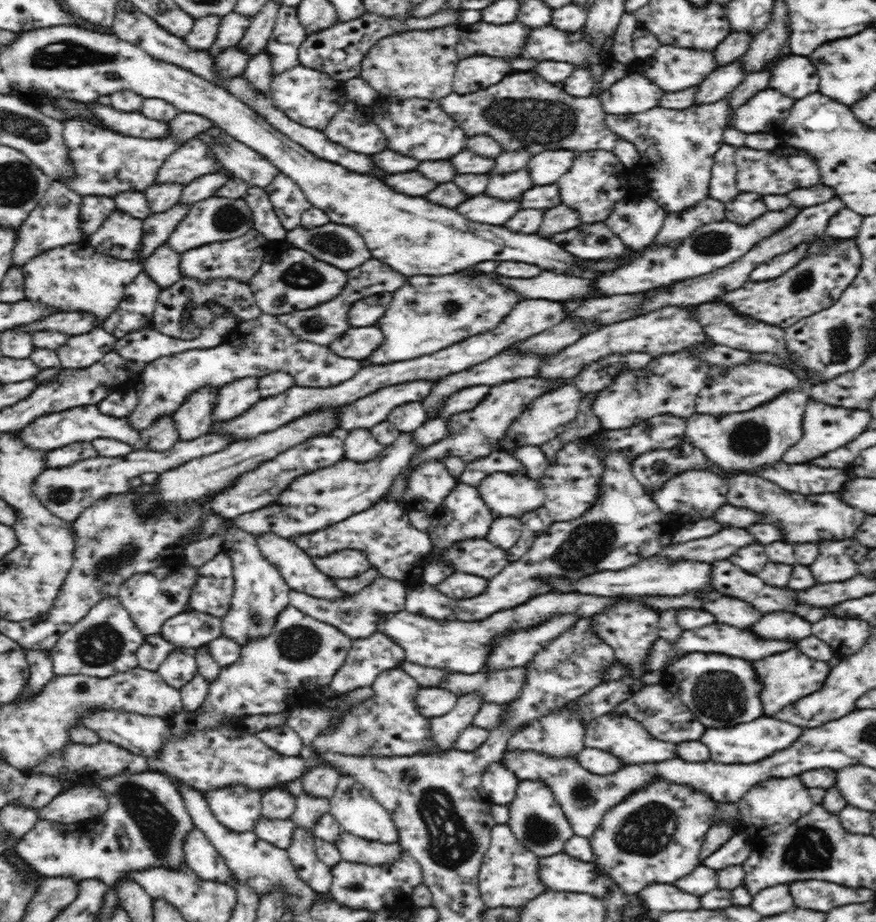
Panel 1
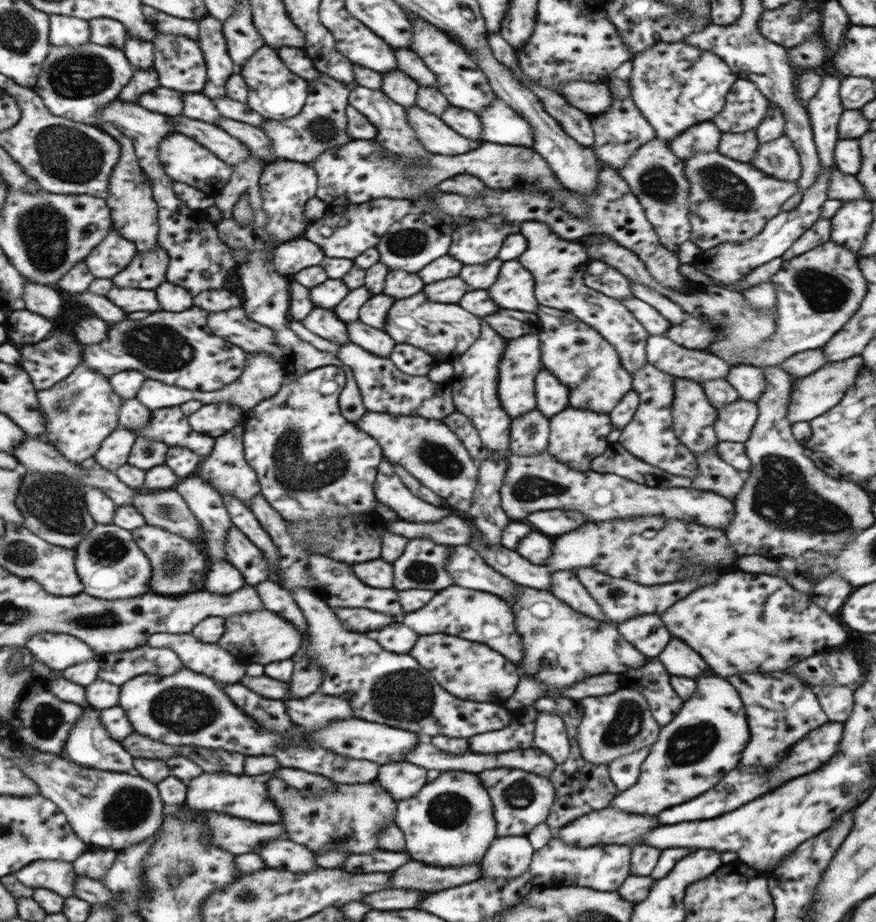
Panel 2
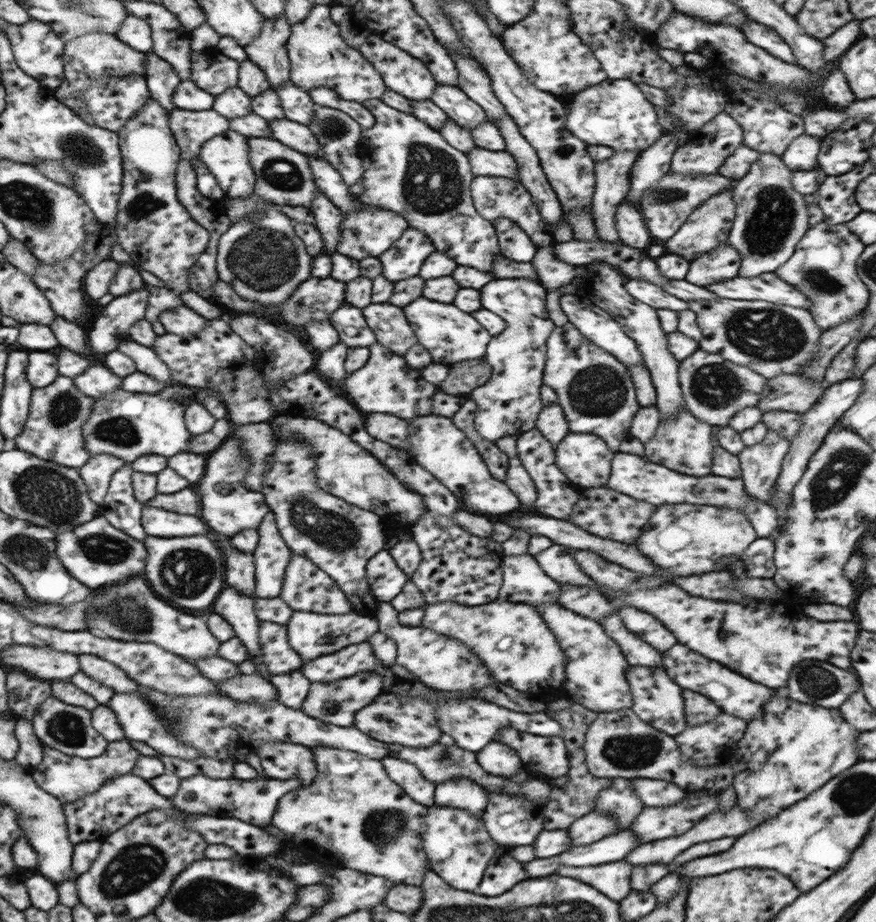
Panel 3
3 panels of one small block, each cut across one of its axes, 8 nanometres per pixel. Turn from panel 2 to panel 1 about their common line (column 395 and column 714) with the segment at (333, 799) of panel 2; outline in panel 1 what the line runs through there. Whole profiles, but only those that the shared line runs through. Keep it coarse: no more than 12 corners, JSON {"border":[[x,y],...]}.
{"border":[[656,779],[604,814],[594,860],[624,892],[700,866],[716,801]]}

